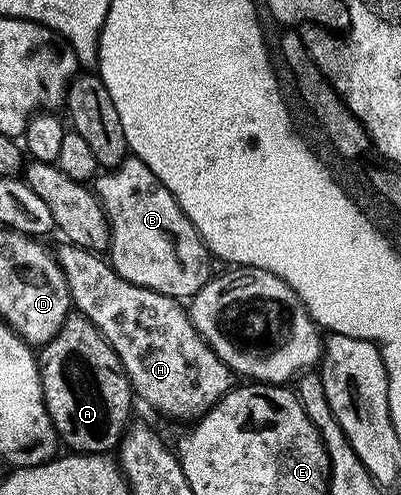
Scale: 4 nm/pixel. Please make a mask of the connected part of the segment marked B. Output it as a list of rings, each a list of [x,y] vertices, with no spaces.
[[[129,154],[117,169],[97,174],[94,190],[112,231],[110,262],[118,277],[171,299],[191,301],[212,278],[214,259],[170,189],[137,155]]]

